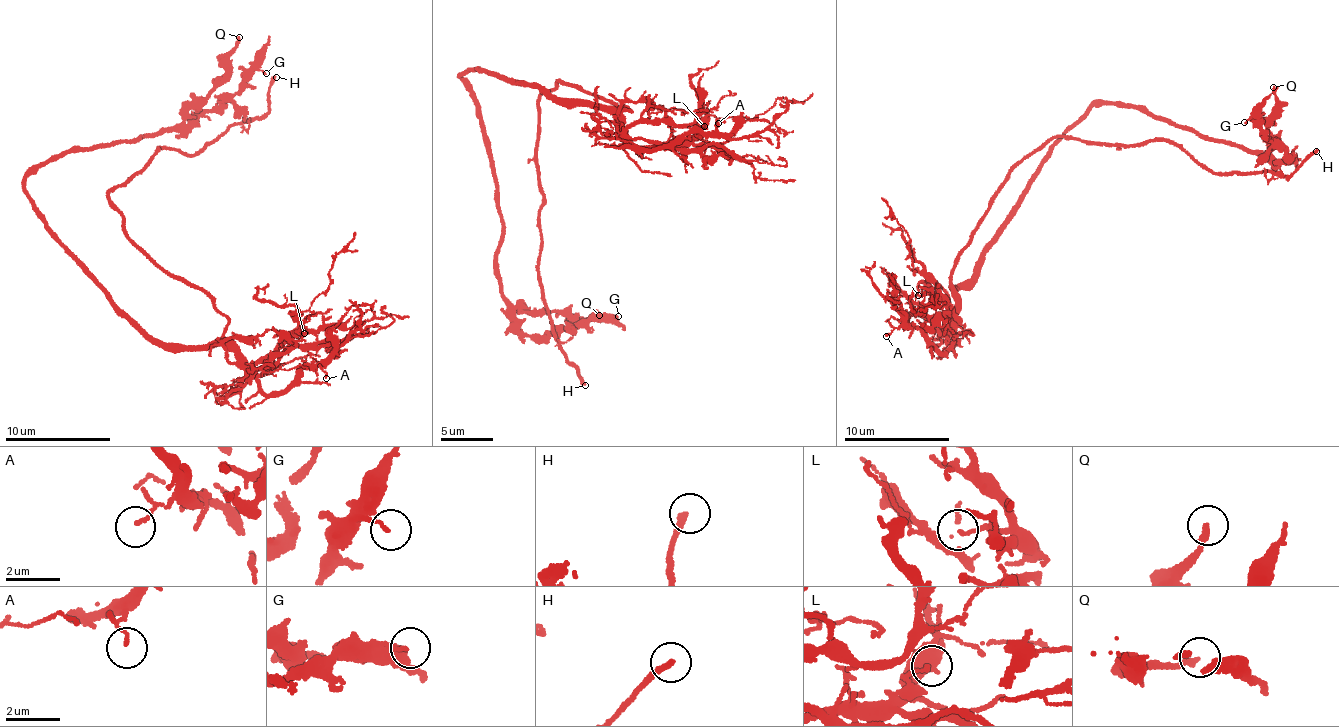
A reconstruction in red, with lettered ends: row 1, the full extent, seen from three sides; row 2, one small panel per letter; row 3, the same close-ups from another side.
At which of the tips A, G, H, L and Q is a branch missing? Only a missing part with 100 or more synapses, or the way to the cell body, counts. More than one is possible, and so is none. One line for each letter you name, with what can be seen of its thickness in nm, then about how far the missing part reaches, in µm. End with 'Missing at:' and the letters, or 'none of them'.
H: 220 nm | 15 µm
Missing at: H

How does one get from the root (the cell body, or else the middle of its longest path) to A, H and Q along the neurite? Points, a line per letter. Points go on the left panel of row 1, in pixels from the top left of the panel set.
A: (140, 248), (207, 290), (228, 320), (225, 357), (263, 392), (277, 394), (300, 369), (323, 363), (326, 378)
H: (140, 248), (108, 192), (159, 148), (194, 156), (258, 118), (276, 77)
Q: (140, 248), (108, 192), (165, 146), (194, 156), (246, 128), (250, 117), (225, 99), (185, 123), (239, 37)

